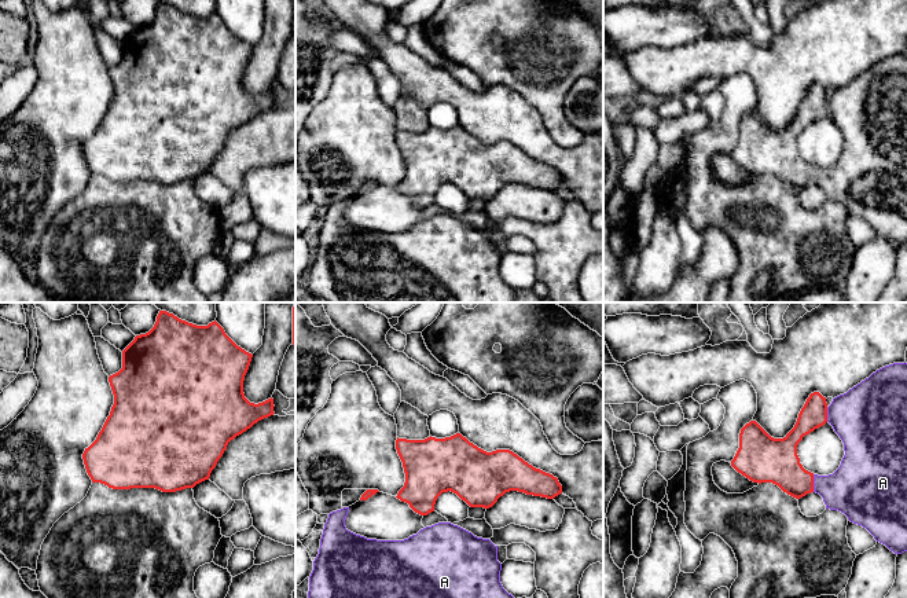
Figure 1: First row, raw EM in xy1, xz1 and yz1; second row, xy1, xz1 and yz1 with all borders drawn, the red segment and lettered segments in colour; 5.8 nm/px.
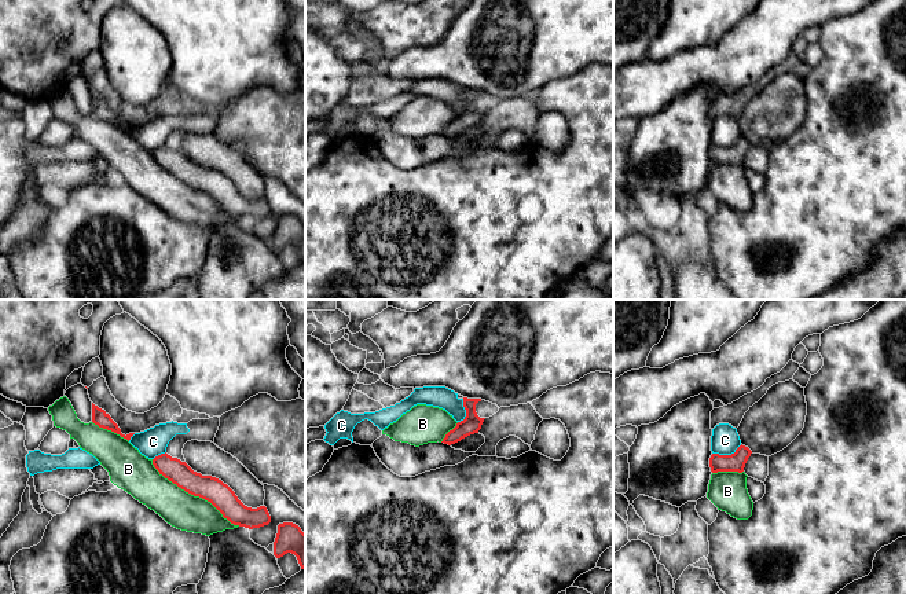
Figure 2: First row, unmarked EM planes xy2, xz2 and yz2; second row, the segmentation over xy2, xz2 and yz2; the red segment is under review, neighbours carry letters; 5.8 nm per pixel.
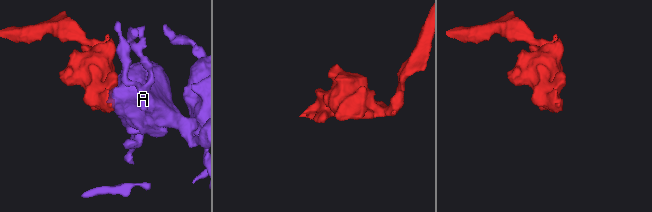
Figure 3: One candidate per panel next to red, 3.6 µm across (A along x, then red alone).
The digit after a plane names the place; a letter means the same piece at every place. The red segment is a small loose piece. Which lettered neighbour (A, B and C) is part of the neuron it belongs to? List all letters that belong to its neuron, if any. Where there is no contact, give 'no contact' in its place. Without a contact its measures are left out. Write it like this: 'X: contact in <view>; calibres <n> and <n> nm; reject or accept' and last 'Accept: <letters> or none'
A: contact in yz1; calibres 260 and 300 nm; accept
B: contact in xy2; calibres 150 and 220 nm; reject
C: contact in yz2; calibres 110 and 170 nm; reject
Accept: A

